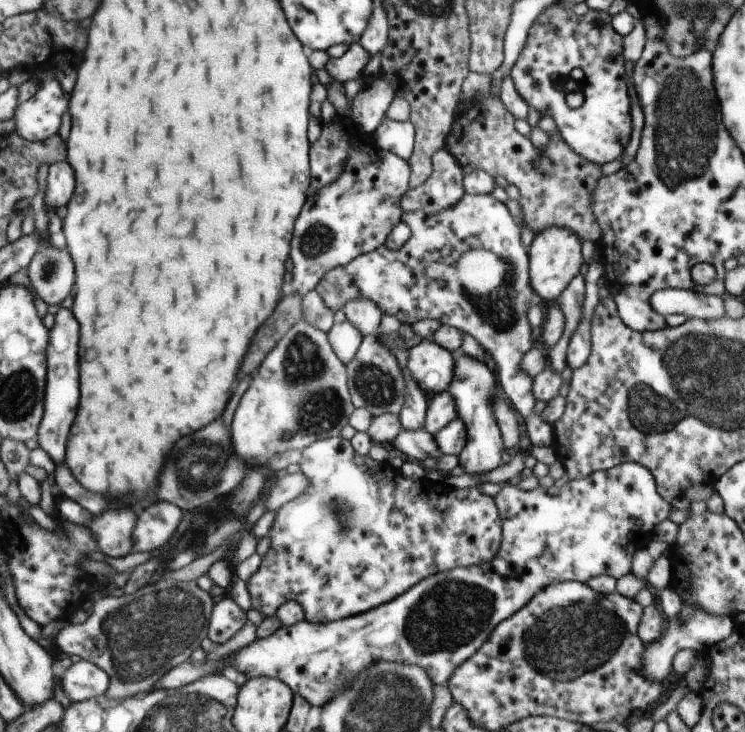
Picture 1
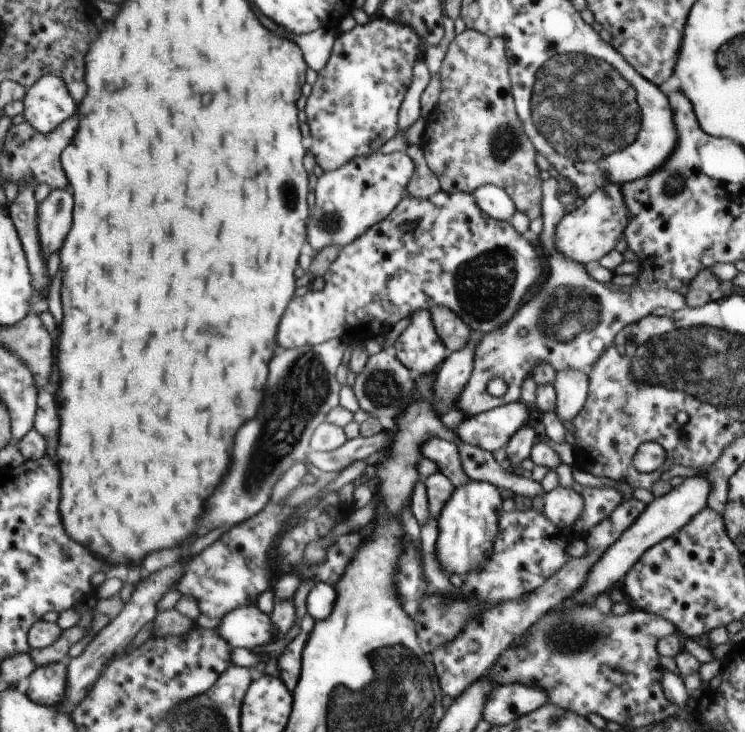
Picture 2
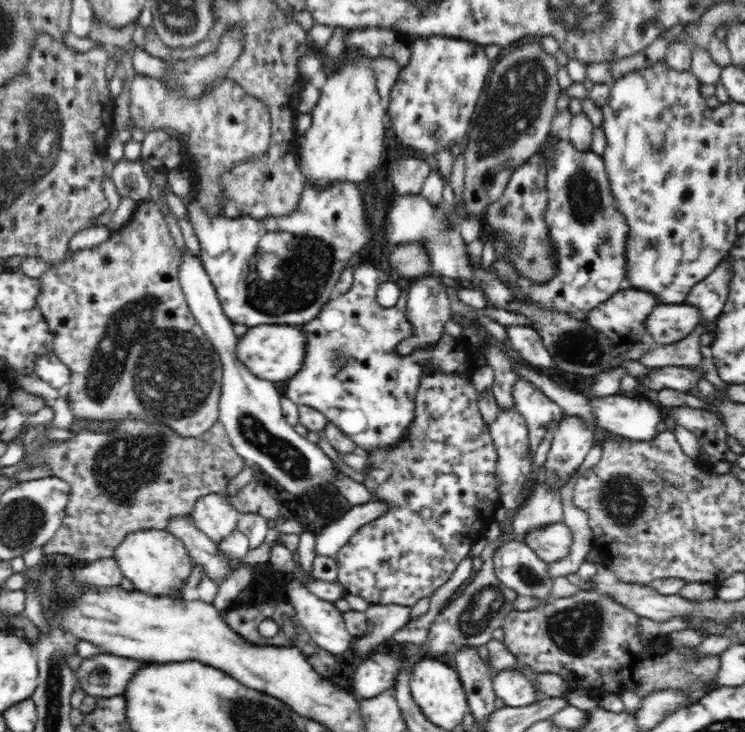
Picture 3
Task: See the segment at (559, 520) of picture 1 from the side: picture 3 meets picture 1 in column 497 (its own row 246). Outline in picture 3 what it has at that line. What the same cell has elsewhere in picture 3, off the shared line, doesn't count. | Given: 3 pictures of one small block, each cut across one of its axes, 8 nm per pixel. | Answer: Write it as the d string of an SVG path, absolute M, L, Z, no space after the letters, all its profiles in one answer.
M560 140L557 142L557 148L553 153L550 154L547 162L547 180L546 180L546 195L548 195L548 206L546 206L545 212L545 221L546 226L549 227L549 237L552 239L553 246L556 247L556 257L560 259L560 272L557 273L557 276L552 280L545 282L542 285L531 284L531 281L528 281L527 278L519 276L518 272L515 272L514 268L511 268L510 264L507 264L507 261L504 260L504 238L502 236L498 236L497 233L491 238L492 243L494 243L494 252L496 253L496 257L498 260L494 262L494 270L500 275L500 277L504 280L508 280L508 282L516 285L516 290L518 292L523 292L528 295L528 298L535 299L536 302L541 304L541 307L544 308L557 308L557 311L566 311L569 314L572 314L574 317L579 319L586 319L588 314L590 314L590 310L594 310L596 306L599 306L601 302L608 300L614 294L618 292L618 290L630 289L629 281L629 269L628 262L626 262L626 246L624 246L624 242L628 240L629 232L628 226L626 226L626 220L622 218L622 214L618 212L617 203L614 202L614 197L612 191L610 190L610 182L605 170L604 159L602 159L601 155L596 154L594 151L579 151L570 141Z

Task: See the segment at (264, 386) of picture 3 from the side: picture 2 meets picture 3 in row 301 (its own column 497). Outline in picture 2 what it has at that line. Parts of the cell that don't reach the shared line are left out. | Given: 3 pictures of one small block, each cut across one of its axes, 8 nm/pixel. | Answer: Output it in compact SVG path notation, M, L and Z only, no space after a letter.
M487 184L480 186L473 196L485 215L502 222L511 222L512 216L516 212L514 202L505 190L497 186Z

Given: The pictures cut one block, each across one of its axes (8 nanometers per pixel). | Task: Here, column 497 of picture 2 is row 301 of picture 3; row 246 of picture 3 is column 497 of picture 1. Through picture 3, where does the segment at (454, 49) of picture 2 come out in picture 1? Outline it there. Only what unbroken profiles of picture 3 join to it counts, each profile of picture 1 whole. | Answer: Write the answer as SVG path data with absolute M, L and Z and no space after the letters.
M469 72L464 83L464 103L469 103L460 115L460 122L456 122L456 126L451 126L452 138L448 138L448 149L450 154L455 155L459 161L459 165L463 168L463 174L475 171L484 171L490 173L490 176L503 176L509 182L518 187L520 192L519 204L522 207L523 219L521 226L530 227L534 233L540 232L542 229L551 226L568 227L573 230L580 238L585 241L589 240L595 244L599 244L602 237L602 226L597 221L596 214L592 210L592 198L590 196L590 187L599 184L602 178L601 166L596 163L588 162L587 159L572 151L568 143L556 132L556 146L554 148L554 160L552 160L552 168L549 173L541 173L535 163L538 158L542 158L542 152L534 152L533 142L528 140L523 134L517 131L515 127L515 118L506 110L501 98L495 97L492 88L493 76L486 73Z

